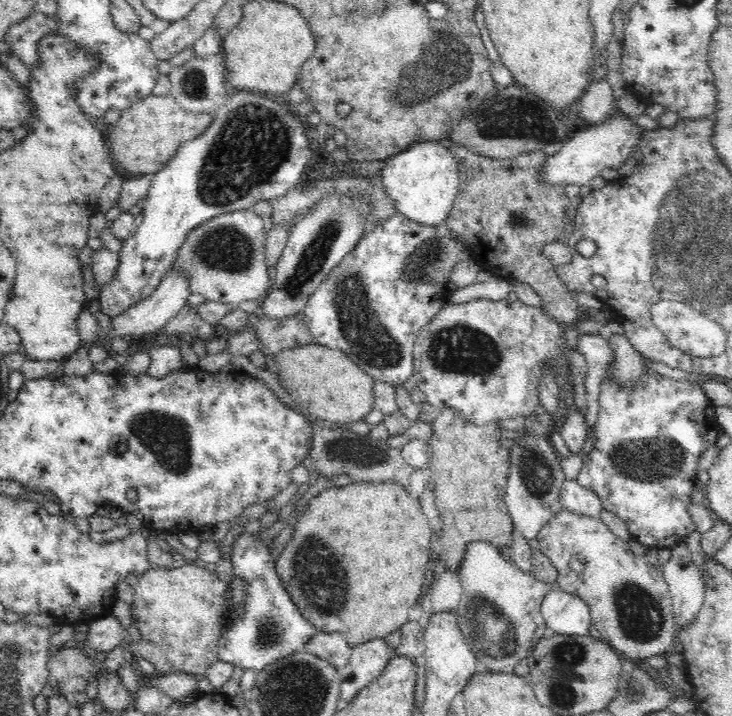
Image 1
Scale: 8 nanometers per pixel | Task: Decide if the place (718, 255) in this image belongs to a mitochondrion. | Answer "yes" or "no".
yes

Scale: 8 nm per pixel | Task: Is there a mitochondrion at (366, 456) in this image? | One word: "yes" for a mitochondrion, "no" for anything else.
yes

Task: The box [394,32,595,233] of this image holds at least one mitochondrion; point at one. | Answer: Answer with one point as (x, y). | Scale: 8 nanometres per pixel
(505, 120)

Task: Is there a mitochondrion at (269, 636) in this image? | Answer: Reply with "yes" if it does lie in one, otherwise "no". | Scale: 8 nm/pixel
yes

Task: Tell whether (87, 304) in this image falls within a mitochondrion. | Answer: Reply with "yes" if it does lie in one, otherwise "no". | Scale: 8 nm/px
no

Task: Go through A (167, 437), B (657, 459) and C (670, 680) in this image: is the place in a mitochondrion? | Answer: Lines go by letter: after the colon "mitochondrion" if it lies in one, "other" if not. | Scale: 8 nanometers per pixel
A: mitochondrion
B: mitochondrion
C: other

